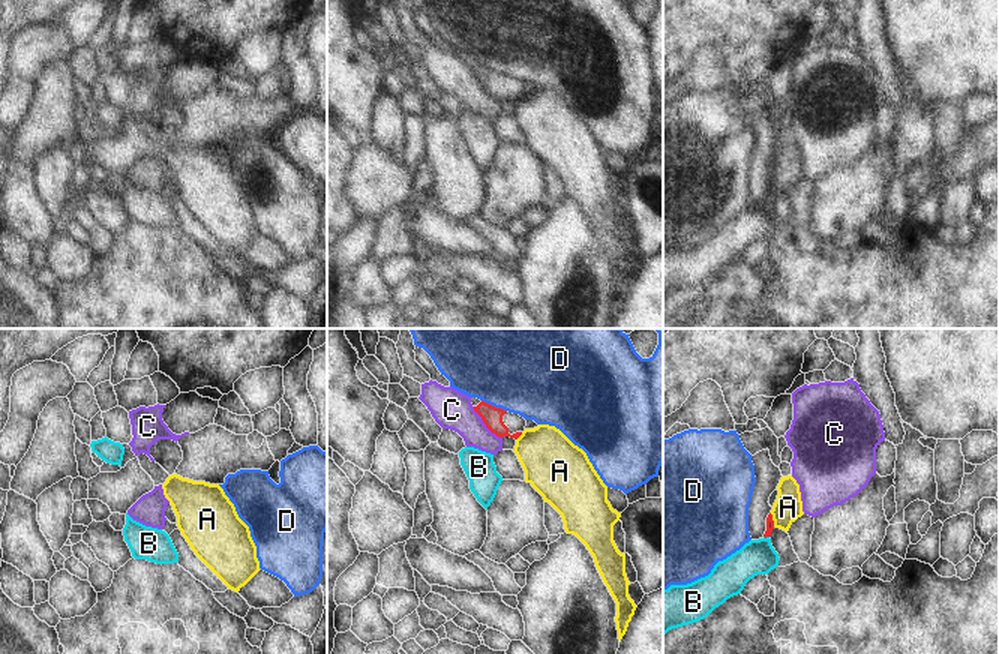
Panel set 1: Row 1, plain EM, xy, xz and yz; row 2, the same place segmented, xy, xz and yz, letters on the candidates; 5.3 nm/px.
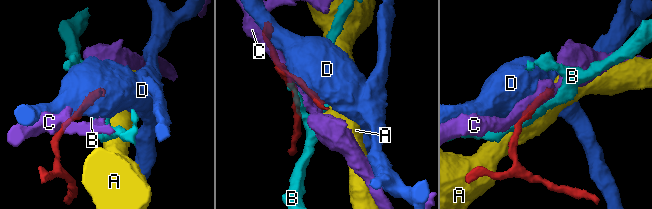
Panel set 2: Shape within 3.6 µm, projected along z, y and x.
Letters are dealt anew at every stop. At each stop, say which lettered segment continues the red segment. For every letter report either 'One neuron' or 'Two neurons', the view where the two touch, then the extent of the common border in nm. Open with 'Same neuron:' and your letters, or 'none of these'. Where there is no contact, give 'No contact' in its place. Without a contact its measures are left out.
Same neuron: none of these
A: Two neurons. Touches red in yz. Shared border 80 nm
B: Two neurons. Touches red in yz. Shared border 30 nm
C: Two neurons. Touches red in xz. Shared border 240 nm
D: Two neurons. Touches red in xz. Shared border 150 nm

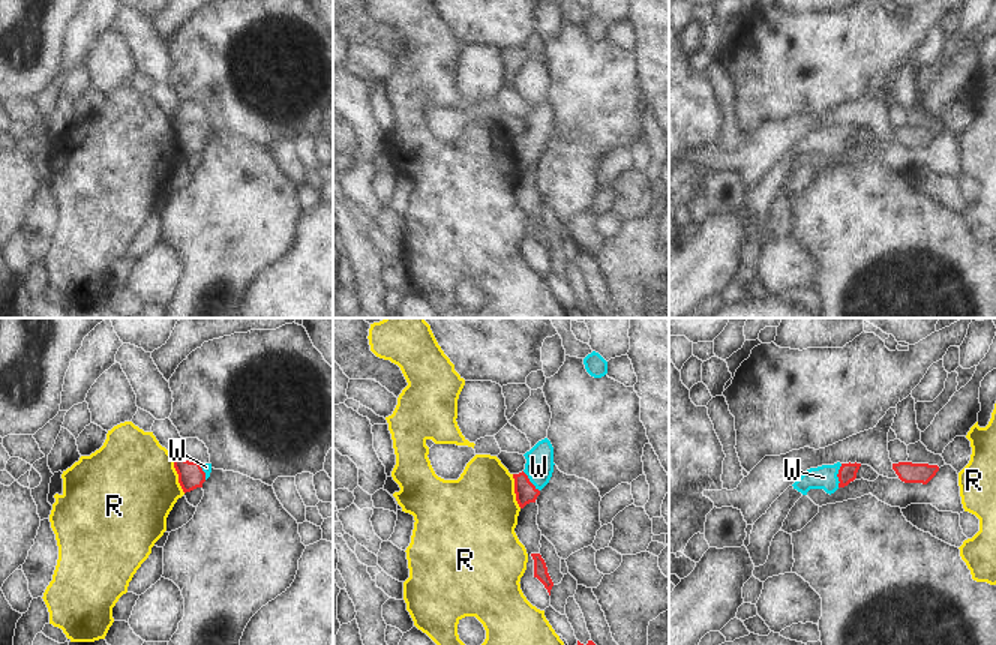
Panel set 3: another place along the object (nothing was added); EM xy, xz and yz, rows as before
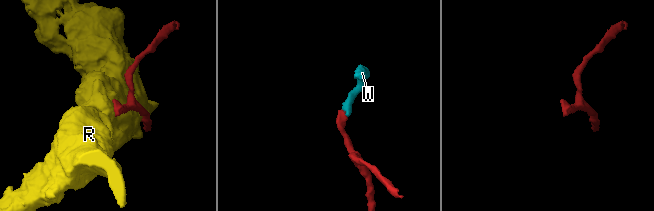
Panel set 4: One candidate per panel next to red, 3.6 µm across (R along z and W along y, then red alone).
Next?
Same neuron: W
R: Two neurons. Touches red in xy. Shared border 200 nm
W: One neuron. Touches red in yz. Shared border 130 nm

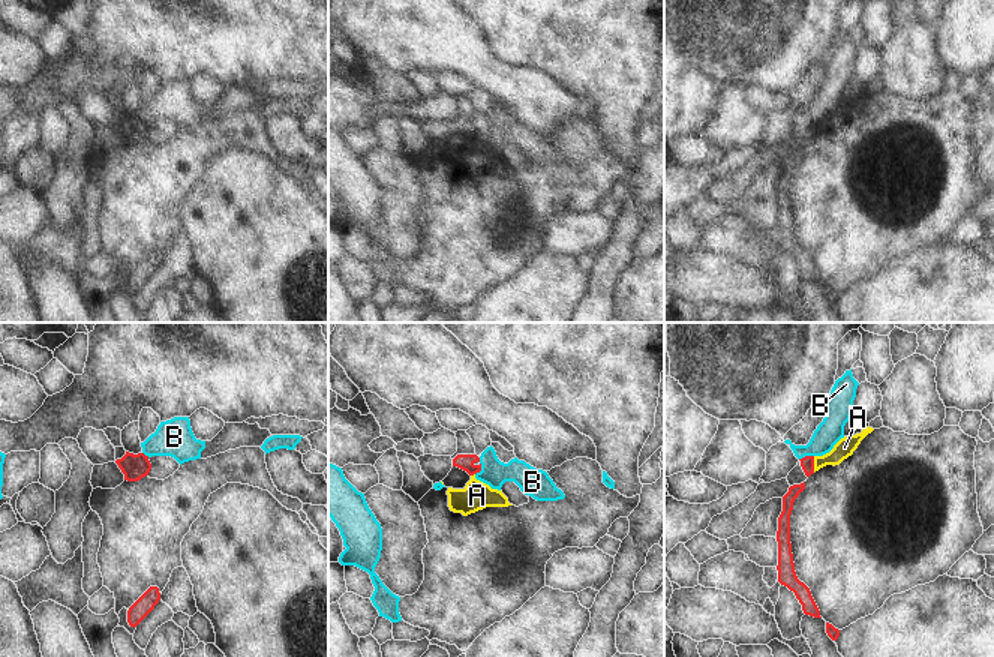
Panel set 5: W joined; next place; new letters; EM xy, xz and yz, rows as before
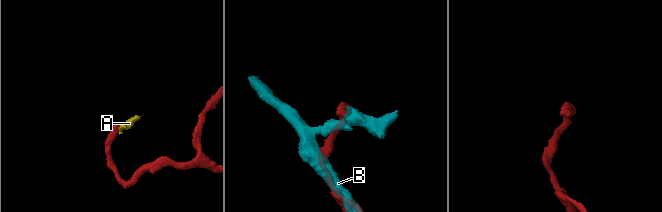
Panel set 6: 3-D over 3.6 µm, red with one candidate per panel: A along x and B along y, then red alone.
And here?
Same neuron: none of these
A: Two neurons. Touches red in yz. Shared border 90 nm
B: Two neurons. Touches red in xz. Shared border 100 nm

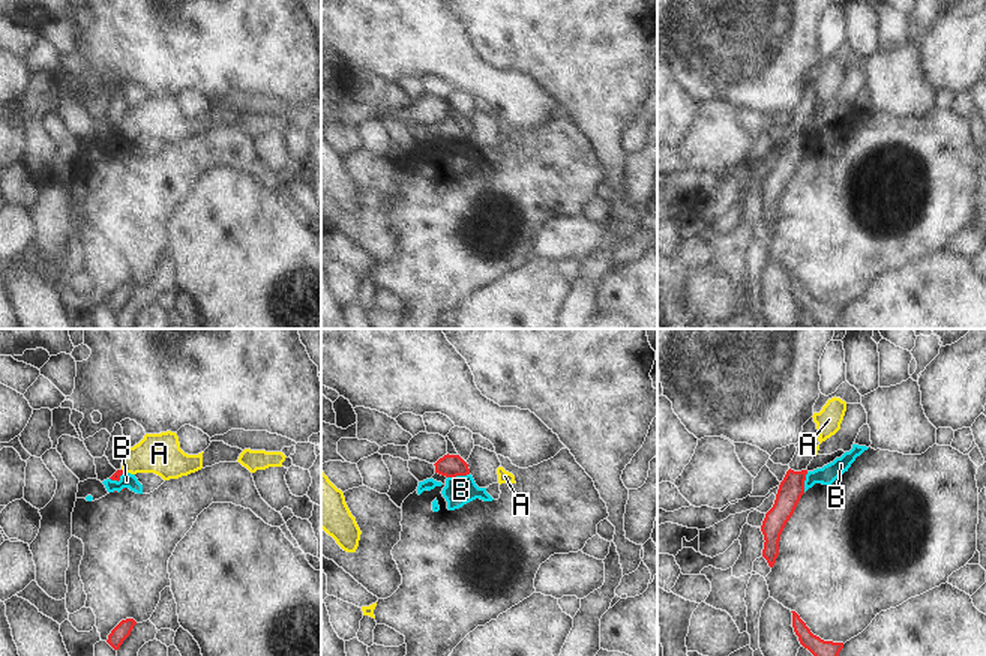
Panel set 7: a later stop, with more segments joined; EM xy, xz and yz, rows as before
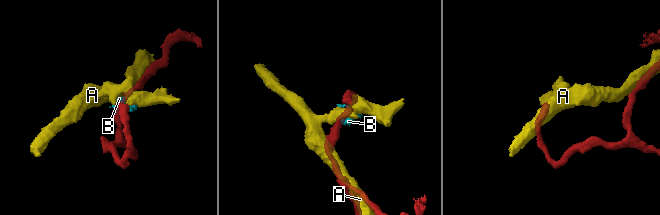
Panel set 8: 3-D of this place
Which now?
Same neuron: none of these
A: Two neurons. No contact
B: Two neurons. Touches red in xz. Shared border 120 nm

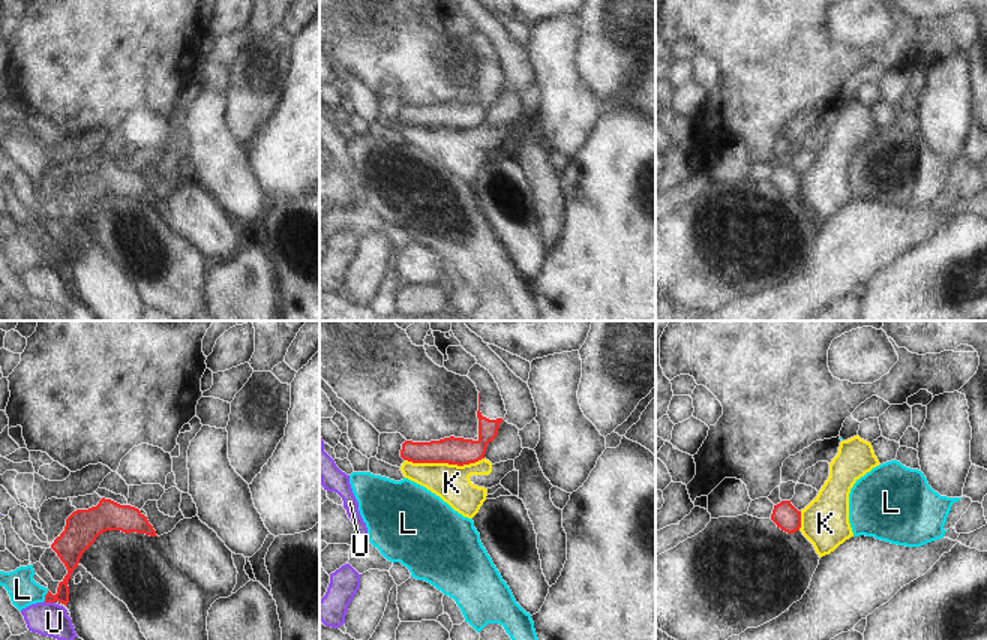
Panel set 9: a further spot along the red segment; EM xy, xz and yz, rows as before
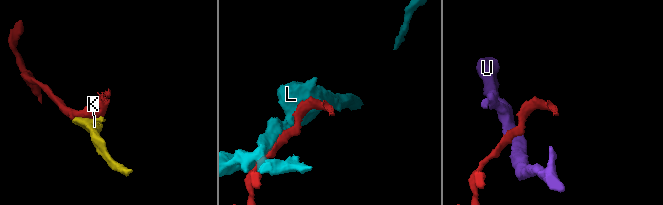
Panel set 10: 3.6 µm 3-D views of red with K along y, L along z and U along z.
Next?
Same neuron: none of these
K: Two neurons. Touches red in xz. Shared border 420 nm
L: Two neurons. Touches red in xy. Shared border 60 nm
U: Two neurons. Touches red in xy. Shared border 60 nm

